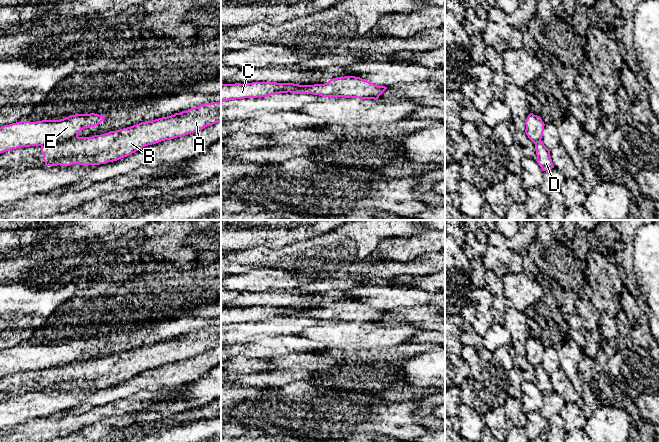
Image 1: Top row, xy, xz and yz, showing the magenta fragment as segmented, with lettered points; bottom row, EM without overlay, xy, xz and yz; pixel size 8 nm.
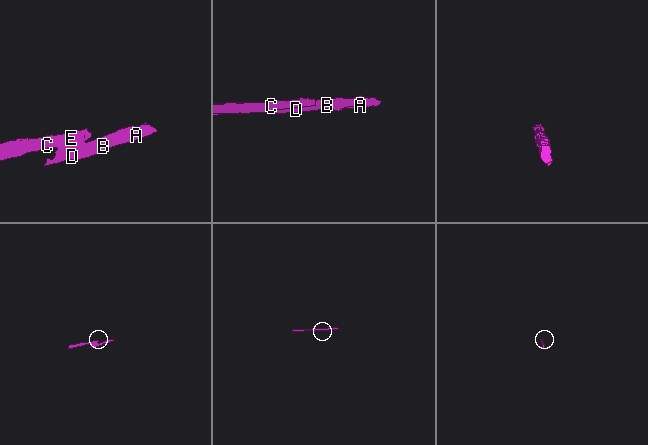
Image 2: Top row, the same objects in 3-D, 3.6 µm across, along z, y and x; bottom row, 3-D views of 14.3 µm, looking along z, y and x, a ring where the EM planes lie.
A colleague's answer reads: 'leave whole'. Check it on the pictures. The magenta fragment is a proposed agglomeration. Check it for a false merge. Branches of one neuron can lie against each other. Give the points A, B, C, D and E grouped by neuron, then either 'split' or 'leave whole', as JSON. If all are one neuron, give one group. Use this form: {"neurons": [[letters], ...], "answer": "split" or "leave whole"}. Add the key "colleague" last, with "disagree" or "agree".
{"neurons": [["A", "B", "D"], ["C", "E"]], "answer": "split", "colleague": "disagree"}

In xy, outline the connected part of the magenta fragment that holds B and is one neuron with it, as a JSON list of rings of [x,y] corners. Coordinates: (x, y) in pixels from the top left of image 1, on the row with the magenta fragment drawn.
[[[205,103],[174,115],[92,137],[41,147],[44,166],[100,165],[127,157],[145,146],[182,137],[221,122],[221,103]]]

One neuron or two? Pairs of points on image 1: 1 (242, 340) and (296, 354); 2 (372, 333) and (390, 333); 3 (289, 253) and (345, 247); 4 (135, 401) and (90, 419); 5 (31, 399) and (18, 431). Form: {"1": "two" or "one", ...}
{"1": "one", "2": "one", "3": "one", "4": "one", "5": "two"}

